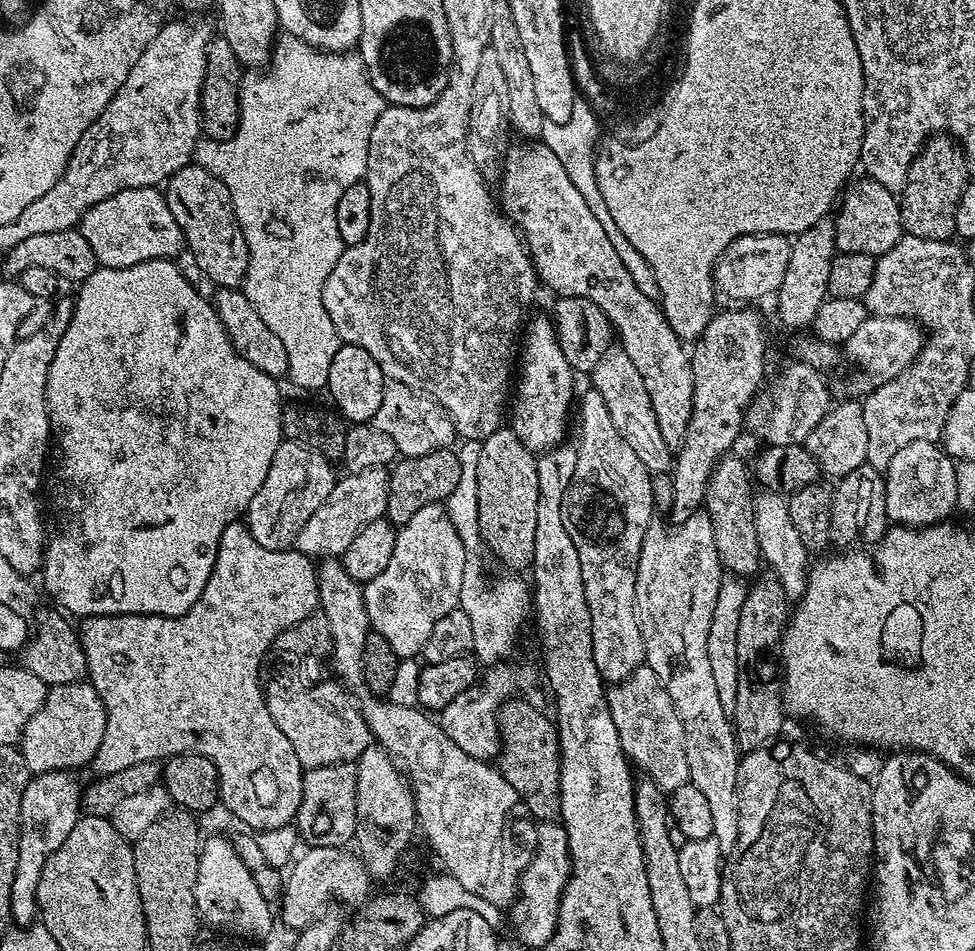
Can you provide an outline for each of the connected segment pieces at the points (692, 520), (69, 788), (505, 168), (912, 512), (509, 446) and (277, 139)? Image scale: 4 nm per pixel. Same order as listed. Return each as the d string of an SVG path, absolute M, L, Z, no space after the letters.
M706 510L695 512L676 533L664 532L655 536L651 531L643 535L642 550L639 552L638 570L635 571L635 616L642 635L645 665L654 670L663 688L670 694L675 713L685 728L686 757L689 763L689 781L702 790L710 805L714 818L712 835L721 850L731 850L738 842L738 766L742 755L737 742L736 730L729 713L718 699L714 674L711 673L710 658L706 655L706 643L710 632L710 621L714 616L718 591L724 579L724 567L718 558L714 539L713 522Z
M71 771L42 772L29 779L22 794L20 811L20 837L18 838L18 871L14 874L14 890L10 894L12 923L27 926L37 919L36 891L38 878L42 878L42 866L46 858L66 842L66 834L74 830L82 815L82 784Z
M520 142L515 146L509 147L505 151L502 161L502 171L499 173L498 181L500 180L500 196L498 194L498 204L502 209L505 216L512 221L513 225L518 229L526 247L528 255L532 258L532 267L536 269L536 275L541 281L544 280L550 287L556 291L557 297L574 297L584 298L586 300L592 300L594 306L598 306L598 310L602 310L608 321L612 324L615 335L618 337L618 344L624 347L624 352L628 355L628 360L632 363L631 371L635 375L642 378L643 385L646 386L646 394L650 394L650 402L654 406L654 418L658 418L658 430L662 430L662 438L666 438L666 442L669 446L679 445L680 441L684 439L686 430L688 429L688 423L692 417L692 399L694 398L694 374L692 373L692 358L689 349L686 347L685 341L679 339L676 336L674 330L667 324L666 317L661 312L661 306L655 299L652 300L647 296L645 289L636 284L634 278L631 277L630 270L622 262L622 258L619 257L618 250L615 249L613 244L613 237L608 236L608 232L604 229L602 221L596 217L597 209L593 205L588 204L586 198L582 196L578 188L576 188L572 181L572 175L566 170L566 166L562 166L562 162L558 162L558 154L554 154L554 150L550 150L547 144L543 142Z
M919 439L898 450L884 470L886 486L887 516L891 523L905 527L928 527L931 524L943 523L957 509L957 470L951 456L935 441Z
M501 426L494 434L490 434L486 439L480 441L480 453L478 454L478 466L476 467L476 481L478 482L478 526L480 527L481 541L493 552L494 555L500 556L504 564L509 564L509 569L520 570L516 568L527 569L534 558L534 529L538 523L538 466L536 465L537 453L531 452L530 449L518 438L518 434L512 432L511 427Z
M284 34L277 39L272 50L271 61L266 68L267 72L268 77L265 80L245 79L241 83L239 91L240 123L236 125L236 131L221 141L201 139L196 146L194 160L200 167L214 173L224 183L226 190L230 190L232 205L236 211L236 217L248 247L248 275L244 278L242 291L246 294L246 298L250 298L254 310L258 310L262 322L266 322L266 326L270 326L270 330L274 330L274 334L278 334L282 346L286 346L286 358L288 359L287 379L289 381L293 380L300 388L320 388L320 390L324 390L328 387L330 362L334 362L334 354L338 354L342 343L340 336L334 330L334 324L330 322L330 318L326 314L322 302L322 290L326 278L330 274L330 270L334 270L338 258L344 253L346 247L338 234L338 222L336 221L338 198L342 198L342 194L347 188L361 183L367 177L370 130L374 130L374 122L378 122L378 118L386 105L384 99L378 94L378 90L374 90L374 86L368 80L368 72L364 69L364 63L360 55L352 52L324 52L321 48L310 46L305 40L300 40L296 36Z

